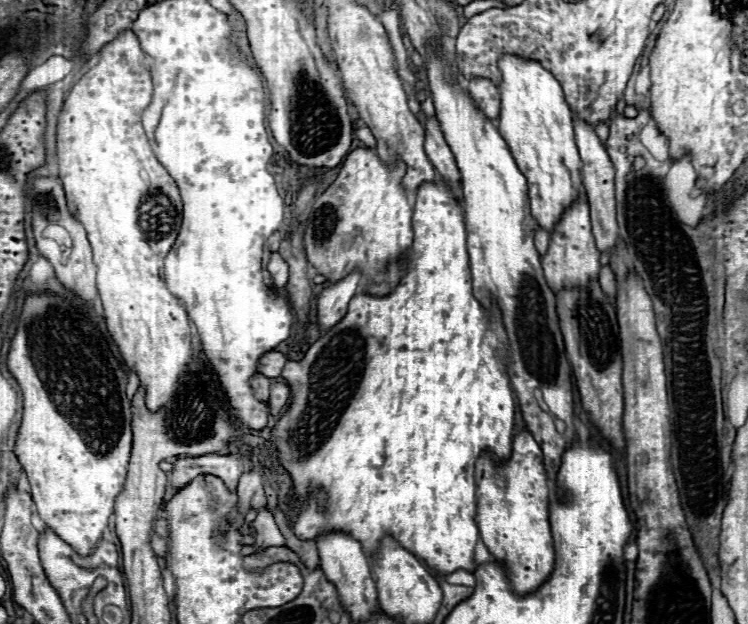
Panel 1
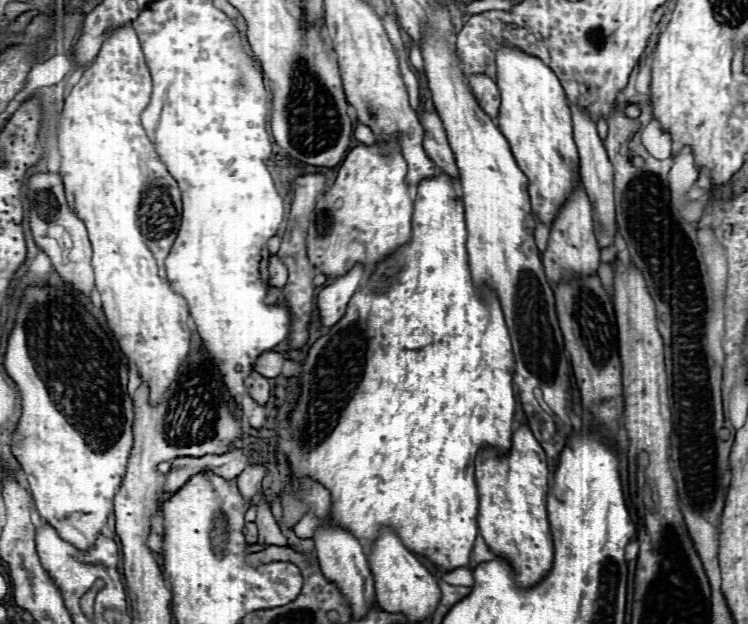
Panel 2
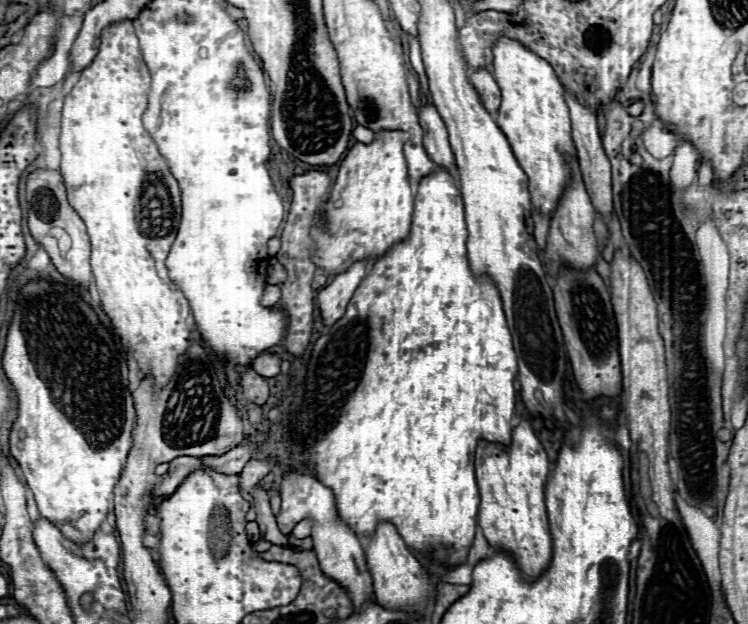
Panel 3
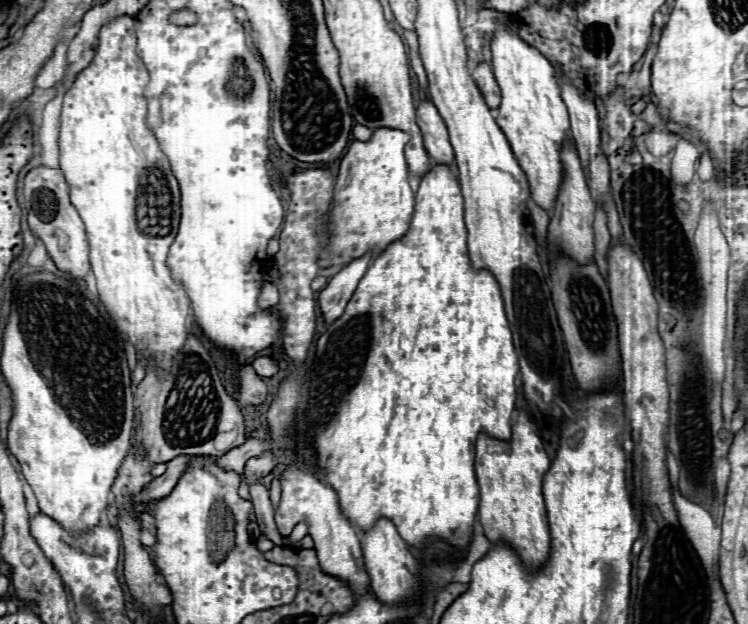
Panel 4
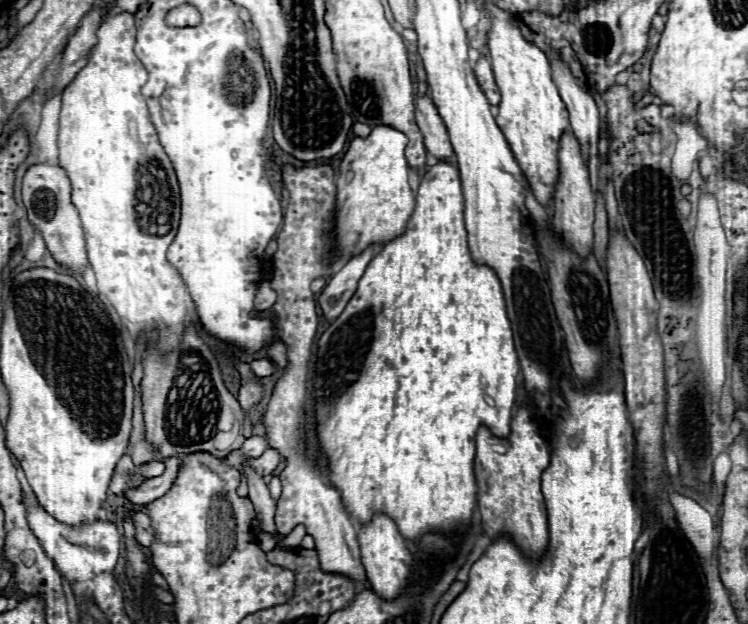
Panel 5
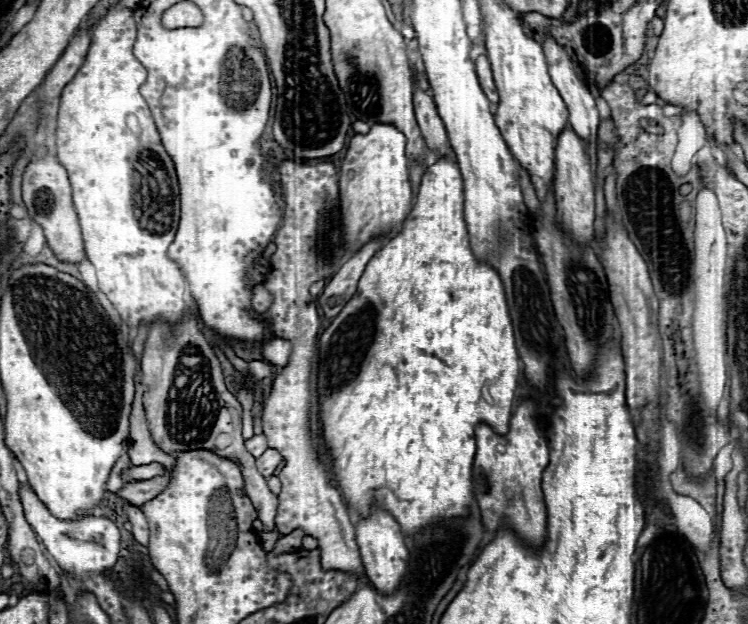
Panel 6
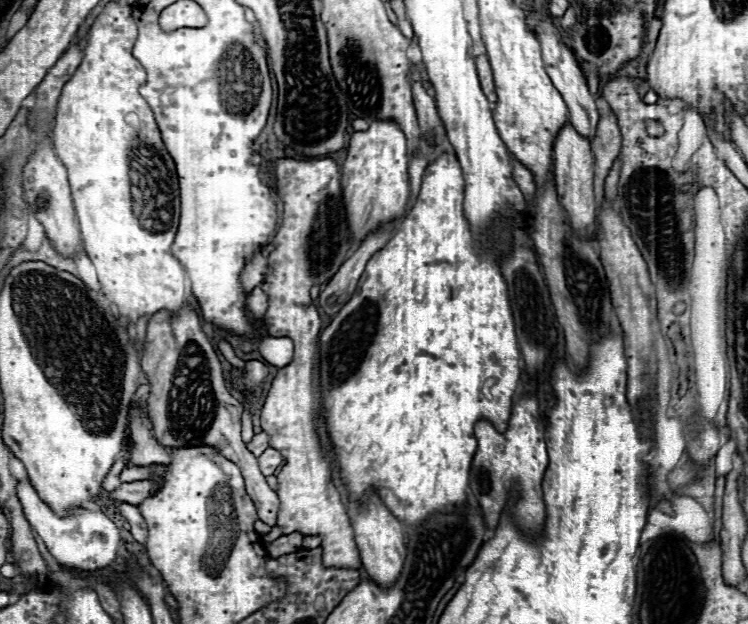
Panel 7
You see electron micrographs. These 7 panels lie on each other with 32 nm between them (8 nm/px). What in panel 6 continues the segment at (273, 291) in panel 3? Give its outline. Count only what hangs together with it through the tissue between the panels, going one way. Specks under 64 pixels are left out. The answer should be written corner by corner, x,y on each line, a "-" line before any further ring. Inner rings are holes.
262,284
254,286
254,296
252,296
252,308
256,314
264,314
272,304
272,296
268,290
264,290

